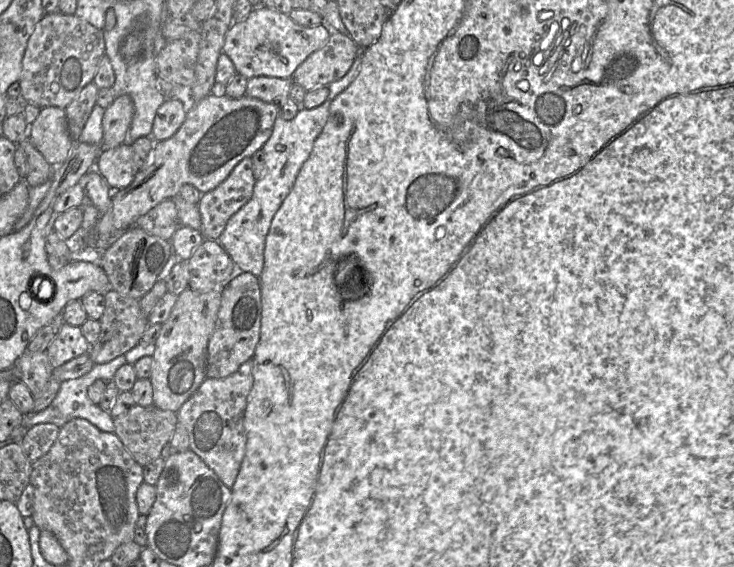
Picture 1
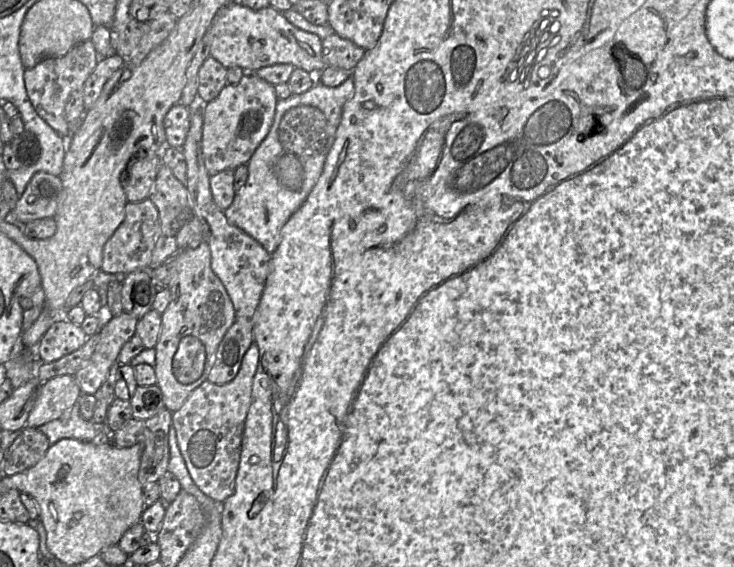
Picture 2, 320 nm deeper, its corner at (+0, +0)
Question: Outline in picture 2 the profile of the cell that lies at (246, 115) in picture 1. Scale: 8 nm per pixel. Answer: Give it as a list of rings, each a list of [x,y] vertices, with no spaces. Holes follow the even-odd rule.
[[[246,72],[237,85],[227,84],[219,95],[202,105],[202,154],[209,175],[236,169],[250,158],[268,134],[278,98],[272,84],[253,72]]]

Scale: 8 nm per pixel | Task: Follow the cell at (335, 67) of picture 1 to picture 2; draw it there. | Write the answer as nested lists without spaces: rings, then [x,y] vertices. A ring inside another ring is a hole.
[[[336,33],[322,40],[322,58],[325,66],[352,71],[364,55],[363,48]]]

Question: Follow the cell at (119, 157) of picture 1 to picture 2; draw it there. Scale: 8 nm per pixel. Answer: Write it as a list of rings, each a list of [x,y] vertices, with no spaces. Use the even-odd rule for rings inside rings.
[[[143,149],[136,154],[121,174],[128,202],[141,202],[149,198],[162,165],[161,153]]]

